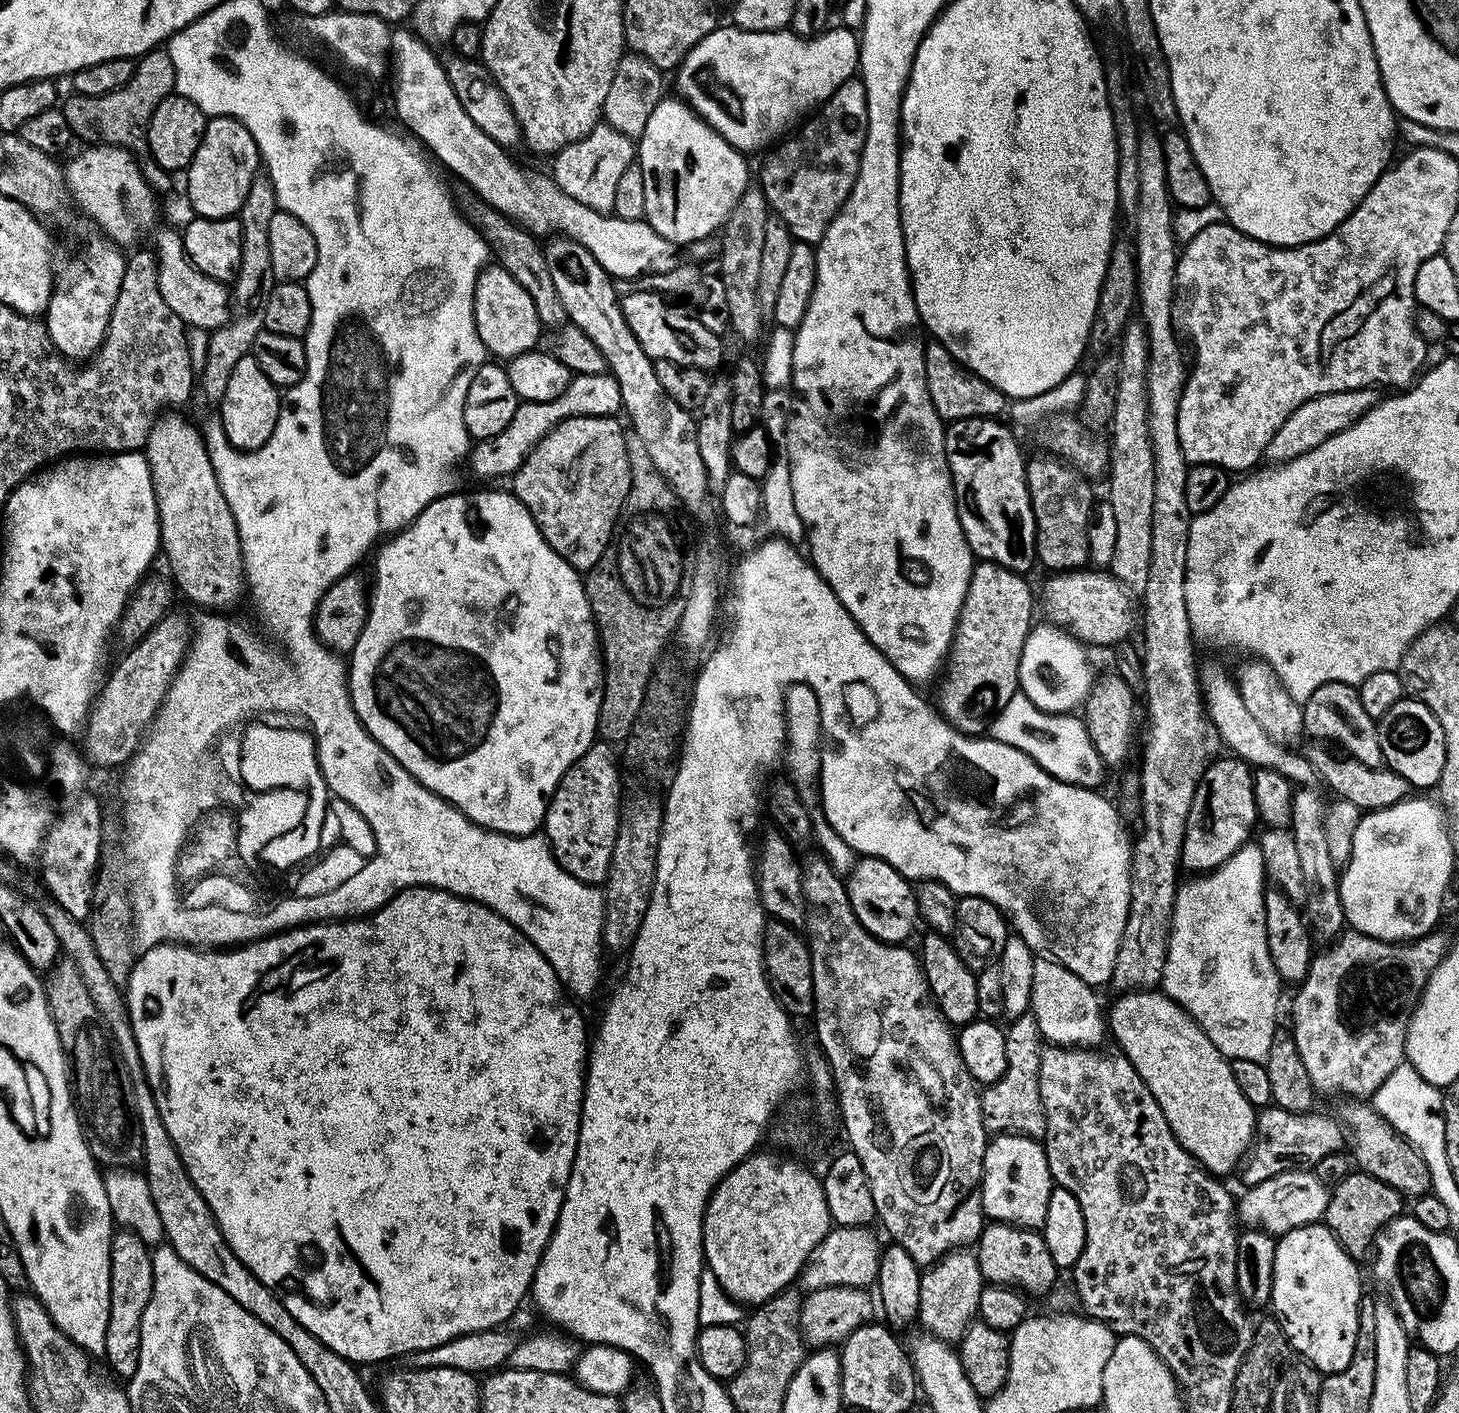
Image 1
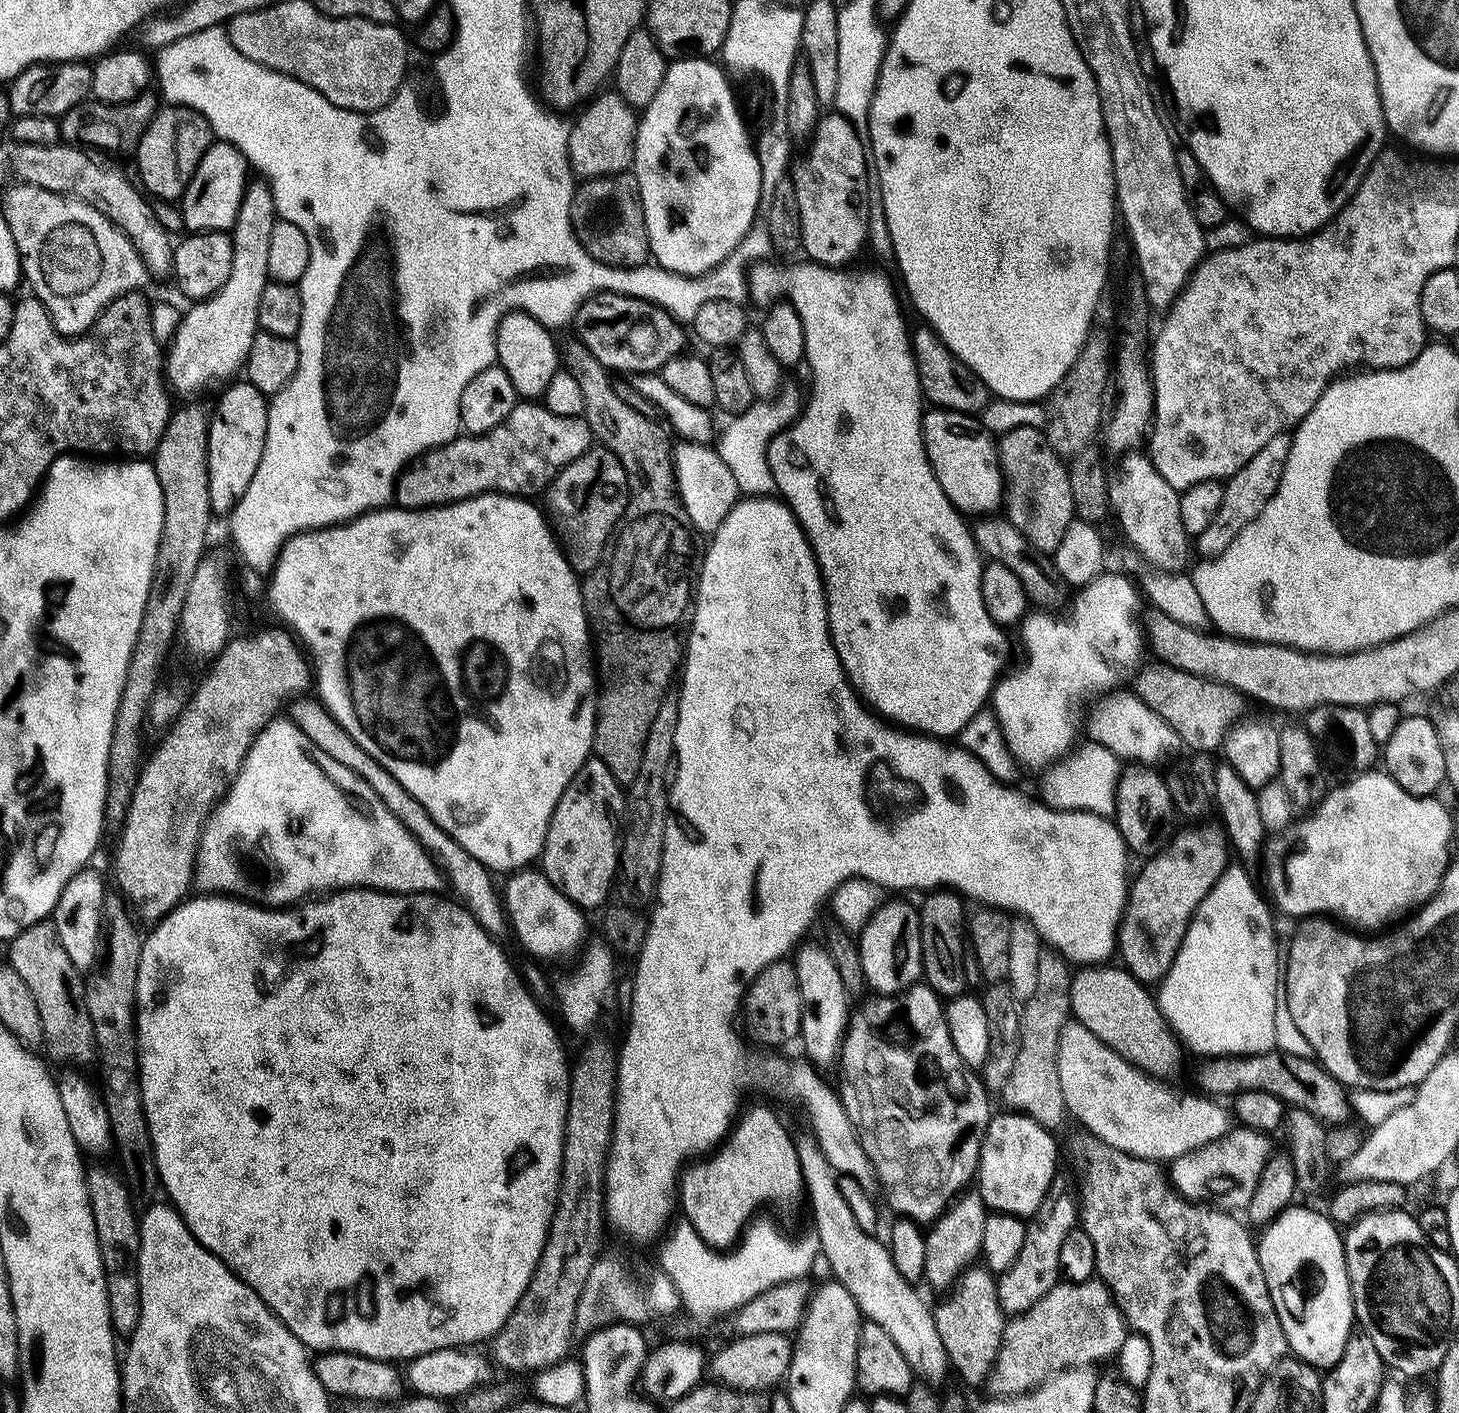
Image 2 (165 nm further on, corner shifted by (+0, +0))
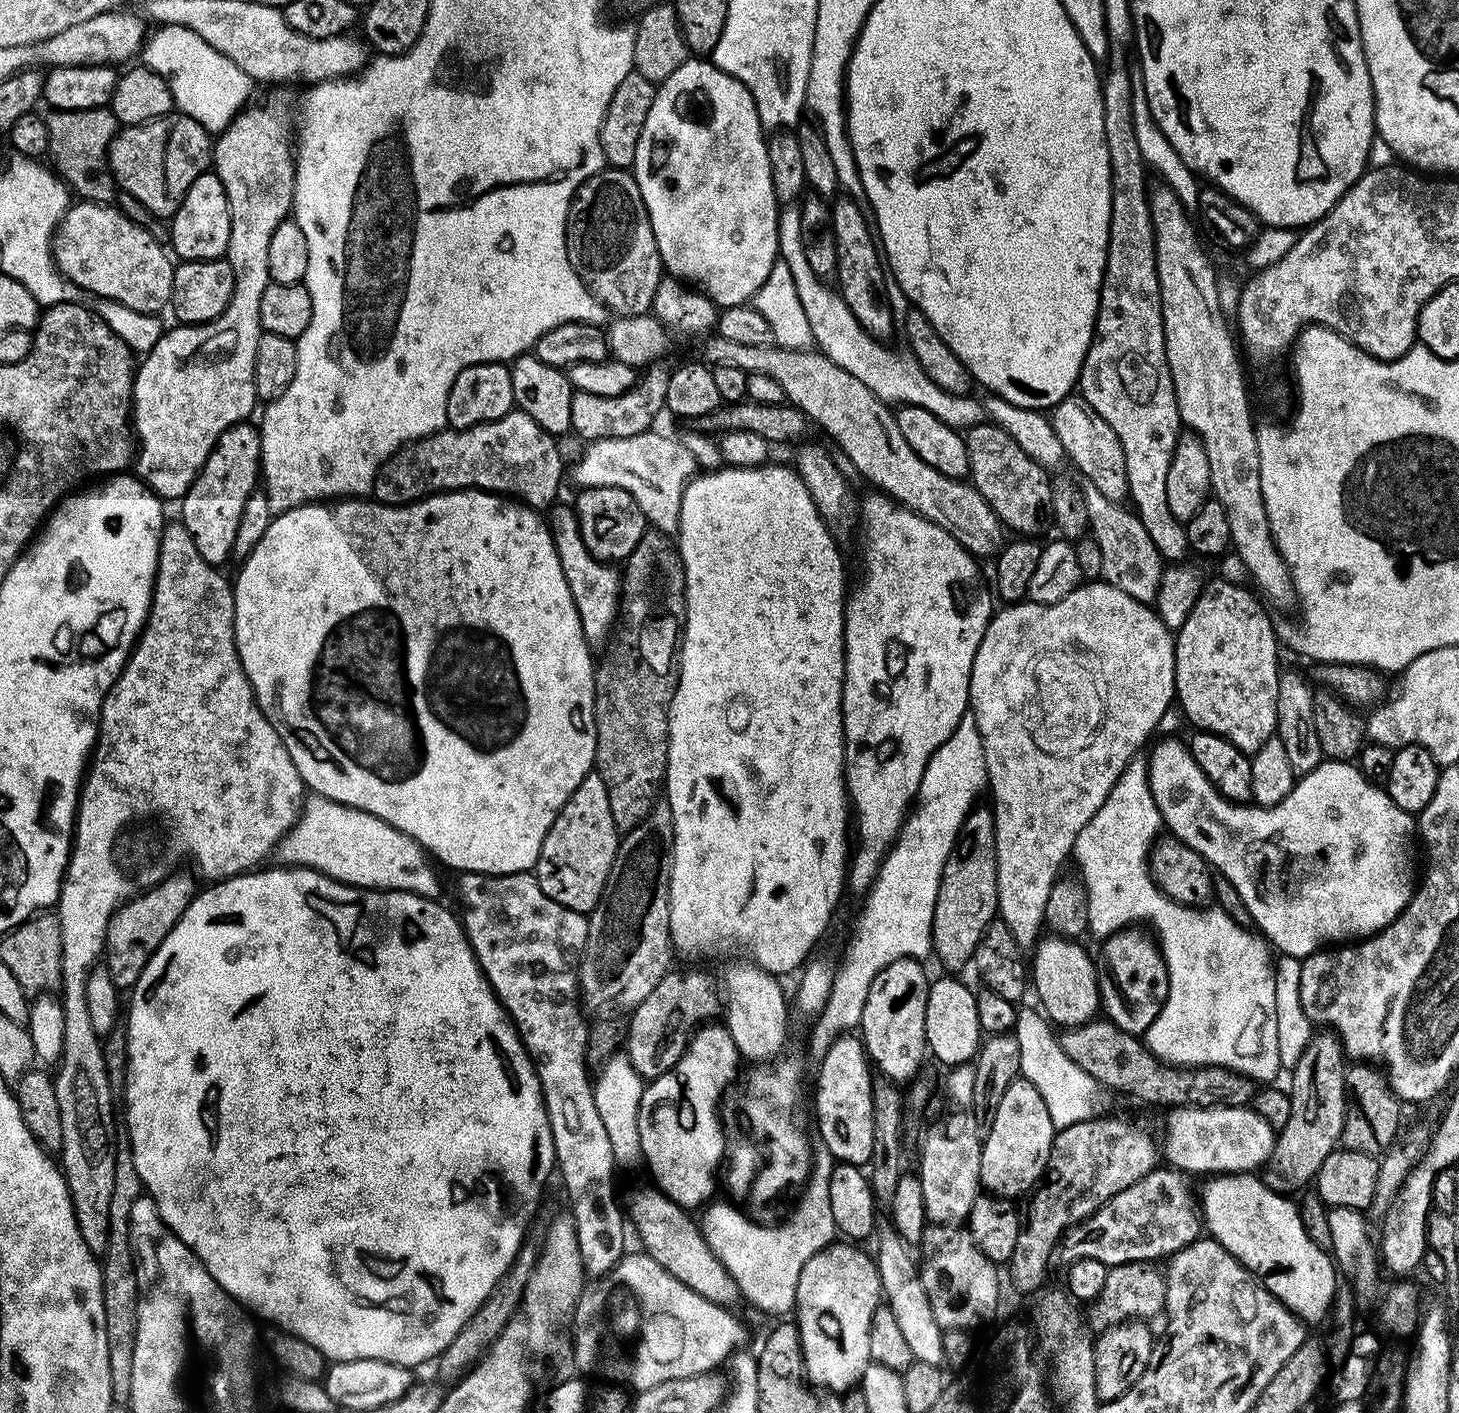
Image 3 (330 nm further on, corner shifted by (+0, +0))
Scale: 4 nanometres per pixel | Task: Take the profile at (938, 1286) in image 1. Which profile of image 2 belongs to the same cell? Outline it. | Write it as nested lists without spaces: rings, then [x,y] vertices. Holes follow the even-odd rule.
[[[968,1190],[956,1197],[947,1210],[933,1220],[927,1229],[926,1266],[924,1267],[923,1283],[932,1288],[951,1289],[952,1285],[977,1263],[981,1255],[982,1233],[986,1230],[986,1218],[990,1215],[984,1199],[979,1191]]]

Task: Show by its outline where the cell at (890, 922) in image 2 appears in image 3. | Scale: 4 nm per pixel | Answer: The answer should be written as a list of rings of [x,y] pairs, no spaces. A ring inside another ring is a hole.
[[[918,960],[890,962],[874,978],[870,994],[866,994],[866,1007],[862,1009],[858,1032],[868,1059],[879,1075],[895,1082],[911,1081],[926,1057],[926,998],[930,976],[924,973],[924,967]]]

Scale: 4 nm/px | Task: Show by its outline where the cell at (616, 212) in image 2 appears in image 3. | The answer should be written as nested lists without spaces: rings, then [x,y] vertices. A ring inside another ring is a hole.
[[[608,166],[580,185],[568,211],[566,254],[572,271],[582,278],[593,298],[603,304],[609,313],[616,316],[643,316],[651,309],[662,279],[660,251],[650,226],[650,214],[631,171]]]

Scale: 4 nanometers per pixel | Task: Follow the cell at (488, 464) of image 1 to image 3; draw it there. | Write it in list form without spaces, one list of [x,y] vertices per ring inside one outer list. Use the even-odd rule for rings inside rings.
[[[519,410],[507,412],[494,422],[476,424],[473,428],[445,427],[396,449],[378,470],[372,483],[371,495],[379,503],[399,506],[422,500],[429,494],[479,490],[511,498],[533,510],[548,510],[557,503],[560,475],[564,472],[564,460],[560,457],[560,448],[556,444],[559,444],[557,437],[542,430],[542,426],[538,426],[538,422],[530,418],[530,414]]]

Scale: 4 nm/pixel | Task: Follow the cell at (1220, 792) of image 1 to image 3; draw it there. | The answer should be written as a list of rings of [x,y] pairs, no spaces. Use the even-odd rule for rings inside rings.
[[[1136,928],[1113,931],[1095,957],[1100,1007],[1107,1021],[1130,1035],[1143,1037],[1158,1018],[1168,997],[1168,971],[1157,941]]]

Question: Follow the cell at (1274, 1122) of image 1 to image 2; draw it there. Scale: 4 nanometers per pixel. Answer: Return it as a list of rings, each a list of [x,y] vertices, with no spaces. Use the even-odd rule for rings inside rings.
[[[1233,1127],[1213,1144],[1171,1161],[1170,1183],[1185,1200],[1211,1202],[1225,1210],[1247,1209],[1250,1198],[1254,1198],[1254,1186],[1258,1186],[1258,1178],[1262,1178],[1264,1163],[1274,1152],[1268,1140],[1271,1139],[1267,1132]]]

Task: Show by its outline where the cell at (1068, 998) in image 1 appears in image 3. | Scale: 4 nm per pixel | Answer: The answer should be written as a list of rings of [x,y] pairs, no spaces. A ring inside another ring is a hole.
[[[1177,1106],[1167,1114],[1168,1125],[1164,1128],[1164,1140],[1162,1136],[1162,1156],[1173,1169],[1185,1174],[1252,1174],[1267,1165],[1272,1156],[1272,1147],[1276,1145],[1277,1133],[1248,1106]]]

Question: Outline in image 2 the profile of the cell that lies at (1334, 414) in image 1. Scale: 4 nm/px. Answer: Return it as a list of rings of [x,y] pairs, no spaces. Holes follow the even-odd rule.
[[[1289,433],[1275,435],[1274,438],[1270,438],[1270,441],[1262,446],[1262,449],[1254,454],[1253,458],[1250,458],[1250,461],[1242,470],[1236,471],[1225,481],[1222,505],[1218,509],[1217,516],[1210,522],[1206,530],[1195,537],[1195,553],[1197,550],[1202,558],[1220,555],[1222,550],[1233,541],[1233,538],[1261,513],[1269,498],[1277,492],[1278,482],[1281,481],[1281,476],[1284,473],[1291,445],[1292,441]]]

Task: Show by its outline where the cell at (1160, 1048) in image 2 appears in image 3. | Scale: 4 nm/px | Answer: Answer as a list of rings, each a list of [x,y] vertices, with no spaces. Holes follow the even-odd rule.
[[[1055,934],[1045,935],[1030,956],[1030,980],[1045,1014],[1065,1029],[1085,1024],[1101,1011],[1096,965],[1080,942]]]

